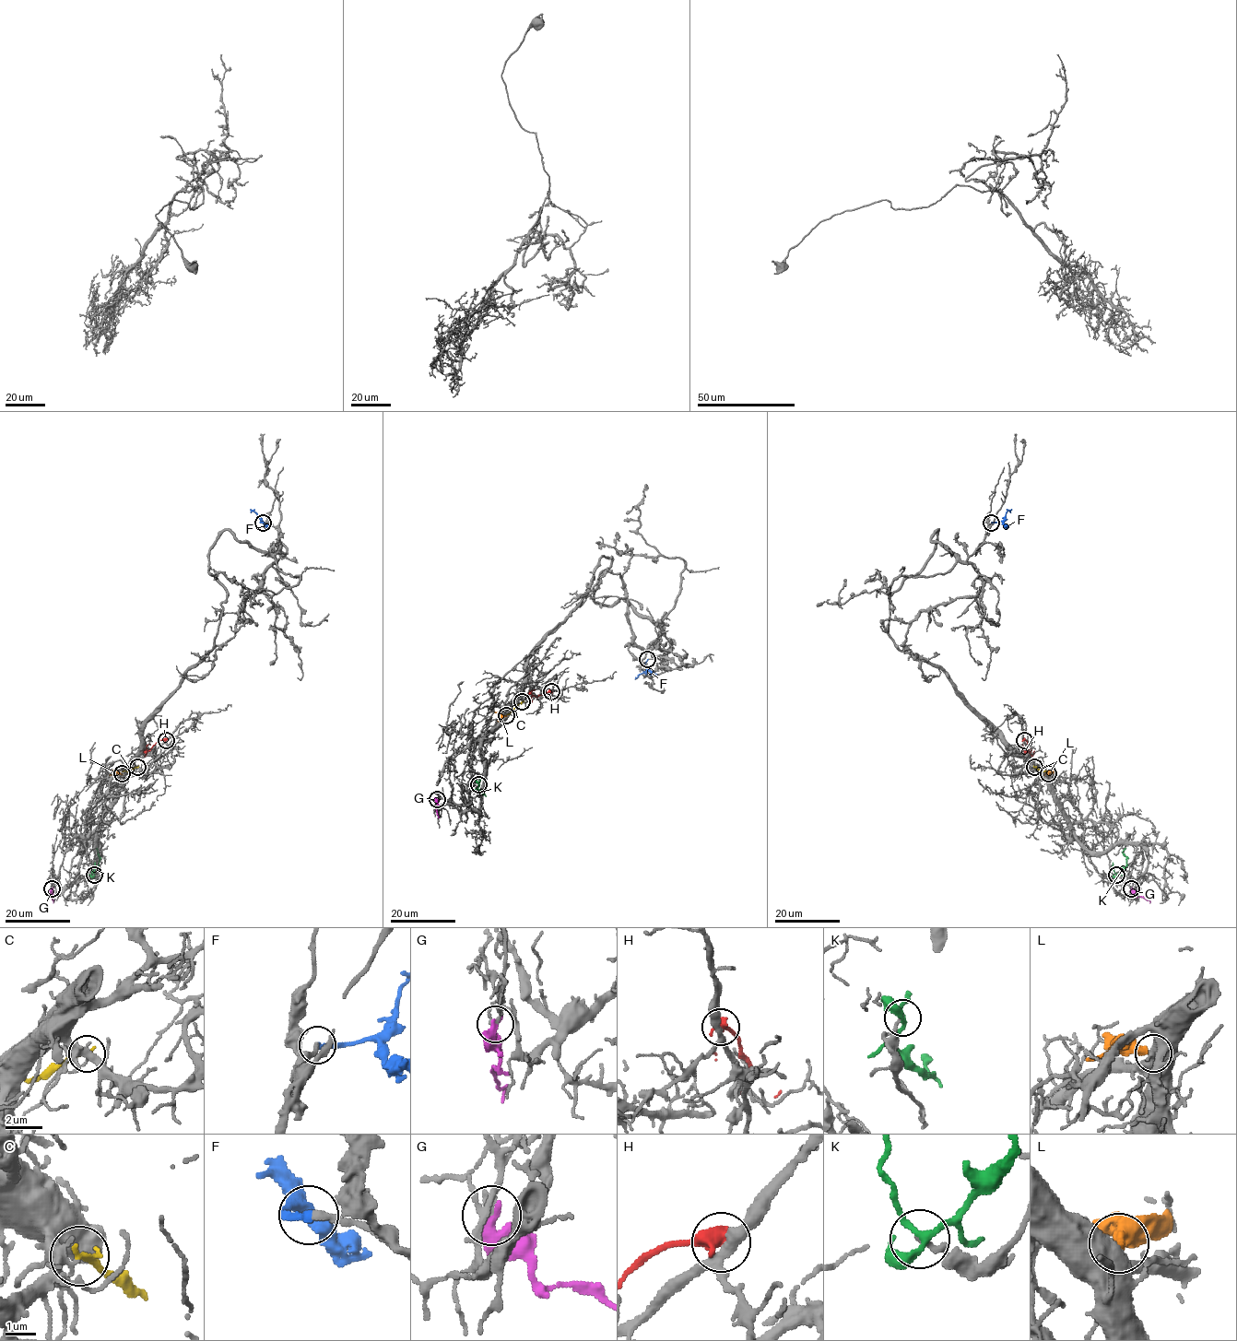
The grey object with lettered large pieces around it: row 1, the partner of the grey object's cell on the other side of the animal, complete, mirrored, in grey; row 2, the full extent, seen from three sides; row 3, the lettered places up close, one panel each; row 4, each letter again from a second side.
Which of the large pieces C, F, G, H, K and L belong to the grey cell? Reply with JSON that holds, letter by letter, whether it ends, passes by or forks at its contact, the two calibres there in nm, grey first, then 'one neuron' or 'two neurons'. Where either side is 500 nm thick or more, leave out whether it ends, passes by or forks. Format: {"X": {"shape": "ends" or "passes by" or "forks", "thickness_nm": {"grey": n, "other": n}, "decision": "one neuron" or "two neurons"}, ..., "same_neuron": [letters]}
{"C": {"shape": "ends", "thickness_nm": {"grey": 200, "other": 220}, "decision": "two neurons"}, "F": {"shape": "ends", "thickness_nm": {"grey": 200, "other": 220}, "decision": "one neuron"}, "G": {"thickness_nm": {"grey": 150, "other": 500}, "decision": "two neurons"}, "H": {"thickness_nm": {"grey": 300, "other": 550}, "decision": "two neurons"}, "K": {"shape": "forks", "thickness_nm": {"grey": 160, "other": 200}, "decision": "two neurons"}, "L": {"thickness_nm": {"grey": 650, "other": 340}, "decision": "two neurons"}, "same_neuron": ["F"]}

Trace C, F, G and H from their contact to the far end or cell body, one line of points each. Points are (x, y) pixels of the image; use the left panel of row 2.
C: (137, 767), (122, 771)
F: (263, 523), (253, 510), (250, 512)
G: (52, 888), (53, 902)
H: (166, 739), (157, 742), (145, 755), (147, 751)

